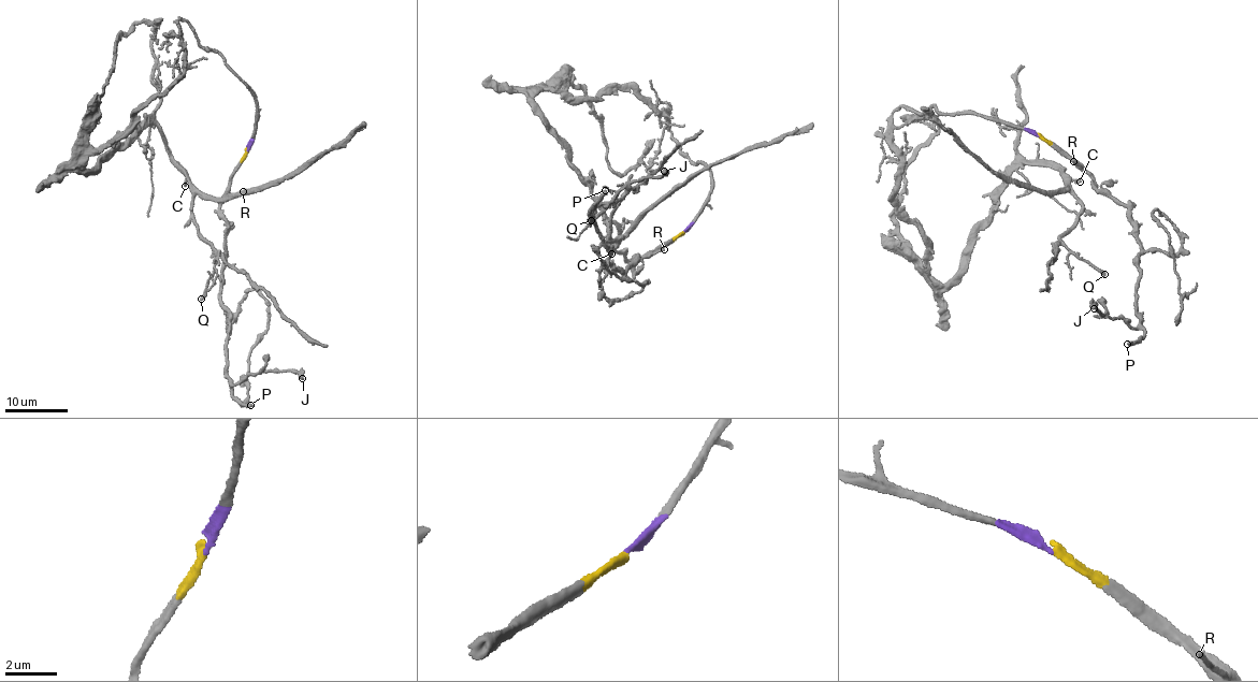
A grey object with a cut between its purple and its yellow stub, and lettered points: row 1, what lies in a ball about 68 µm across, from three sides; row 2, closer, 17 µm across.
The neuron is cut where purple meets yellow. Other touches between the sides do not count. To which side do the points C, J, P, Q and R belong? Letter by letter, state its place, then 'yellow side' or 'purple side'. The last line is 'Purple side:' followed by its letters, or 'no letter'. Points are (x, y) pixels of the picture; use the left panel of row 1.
C: at (185, 186); purple side
J: at (302, 378); yellow side
P: at (250, 405); yellow side
Q: at (201, 299); purple side
R: at (243, 191); yellow side
Purple side: C, Q

